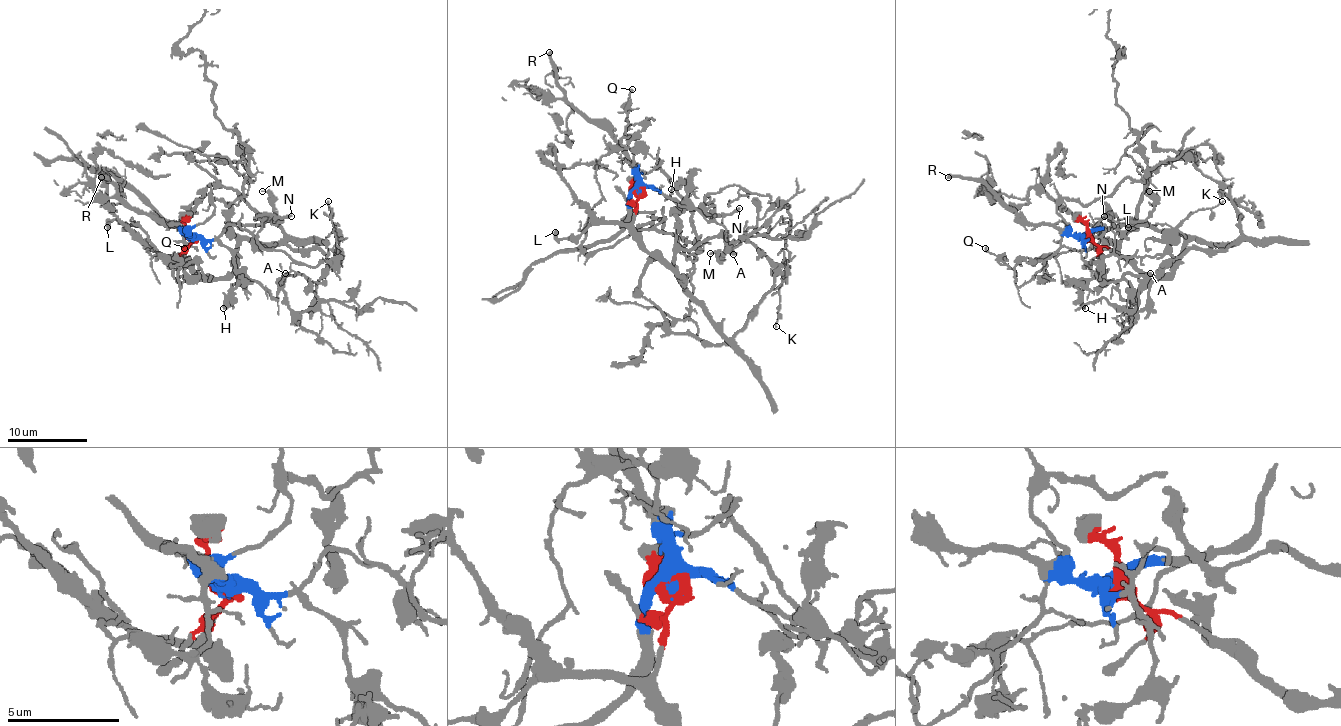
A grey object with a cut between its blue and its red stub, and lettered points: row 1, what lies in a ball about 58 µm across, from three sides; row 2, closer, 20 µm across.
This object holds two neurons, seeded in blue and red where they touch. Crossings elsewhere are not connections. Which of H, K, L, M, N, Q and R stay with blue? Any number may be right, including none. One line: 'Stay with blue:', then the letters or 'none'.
Stay with blue: H, K, N, Q, R

